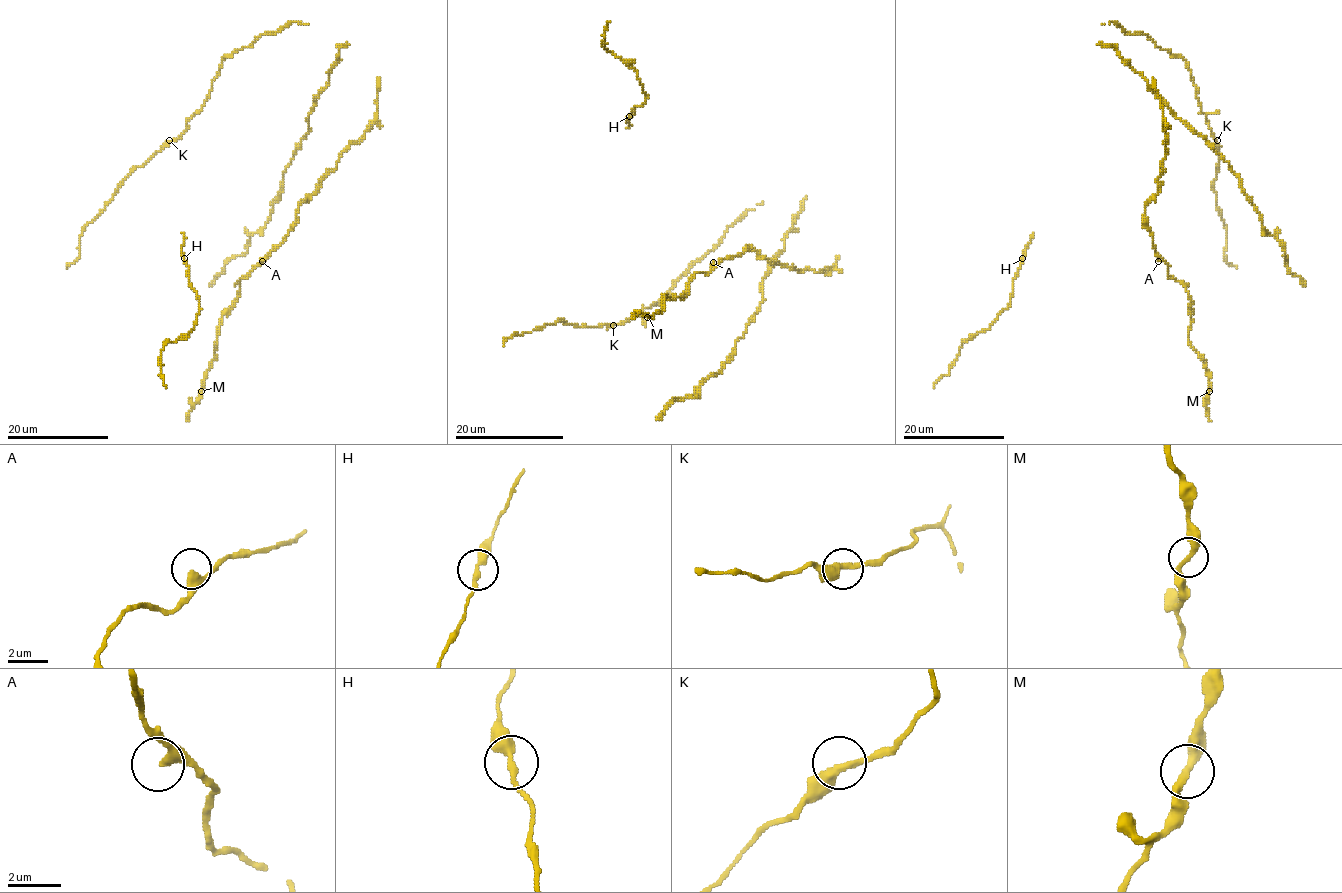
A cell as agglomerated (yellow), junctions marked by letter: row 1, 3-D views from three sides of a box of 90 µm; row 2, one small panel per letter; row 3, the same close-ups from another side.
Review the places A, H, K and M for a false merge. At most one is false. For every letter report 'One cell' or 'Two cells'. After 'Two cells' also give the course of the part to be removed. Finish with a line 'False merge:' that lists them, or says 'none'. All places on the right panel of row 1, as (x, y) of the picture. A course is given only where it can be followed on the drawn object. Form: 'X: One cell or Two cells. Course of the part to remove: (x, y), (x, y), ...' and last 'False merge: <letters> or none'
A: One cell
H: One cell
K: One cell
M: One cell
False merge: none

